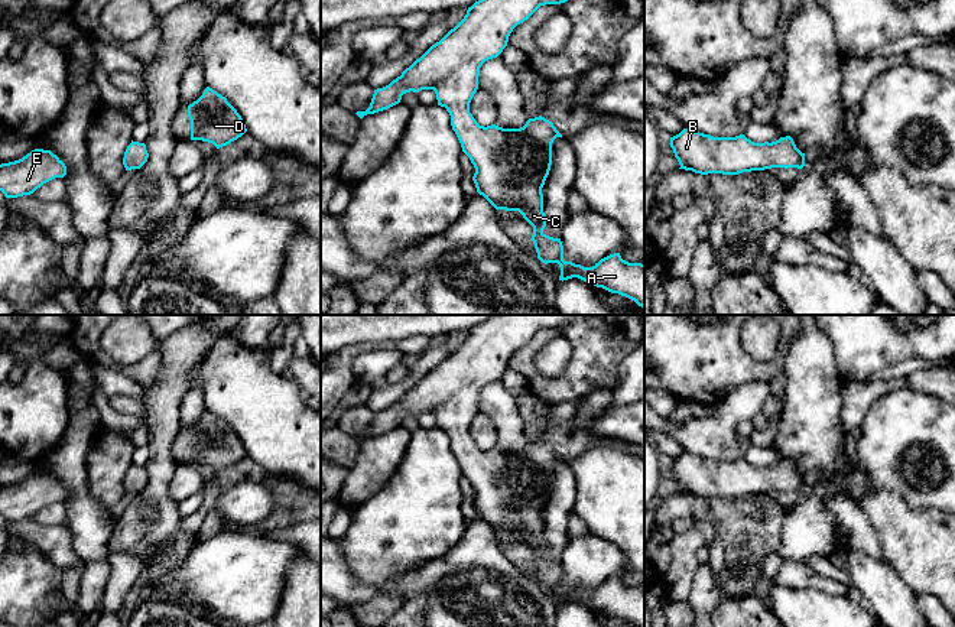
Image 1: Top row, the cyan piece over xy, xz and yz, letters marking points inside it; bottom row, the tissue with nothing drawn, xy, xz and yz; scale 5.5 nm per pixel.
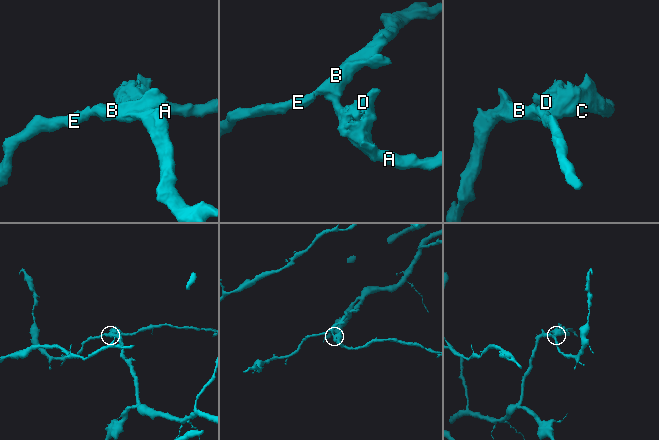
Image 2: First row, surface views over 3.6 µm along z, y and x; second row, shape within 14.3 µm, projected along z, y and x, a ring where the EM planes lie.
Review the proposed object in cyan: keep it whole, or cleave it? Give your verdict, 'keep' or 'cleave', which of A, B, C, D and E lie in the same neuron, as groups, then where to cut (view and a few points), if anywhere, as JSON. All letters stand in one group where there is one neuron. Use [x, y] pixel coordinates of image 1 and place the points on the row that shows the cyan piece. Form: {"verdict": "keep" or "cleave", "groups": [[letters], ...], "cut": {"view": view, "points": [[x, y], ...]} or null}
{"verdict": "keep", "groups": [["A", "B", "C", "D", "E"]], "cut": null}

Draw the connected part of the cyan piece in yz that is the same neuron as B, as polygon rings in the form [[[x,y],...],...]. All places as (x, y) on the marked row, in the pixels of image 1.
[[[683,129],[670,137],[670,147],[680,168],[695,173],[738,175],[772,168],[805,166],[802,153],[790,136],[776,142],[754,143],[744,134],[735,137],[712,137]]]

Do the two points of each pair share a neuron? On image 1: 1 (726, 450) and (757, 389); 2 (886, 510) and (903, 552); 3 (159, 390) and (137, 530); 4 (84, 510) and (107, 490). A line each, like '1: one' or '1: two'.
1: one
2: one
3: one
4: two

